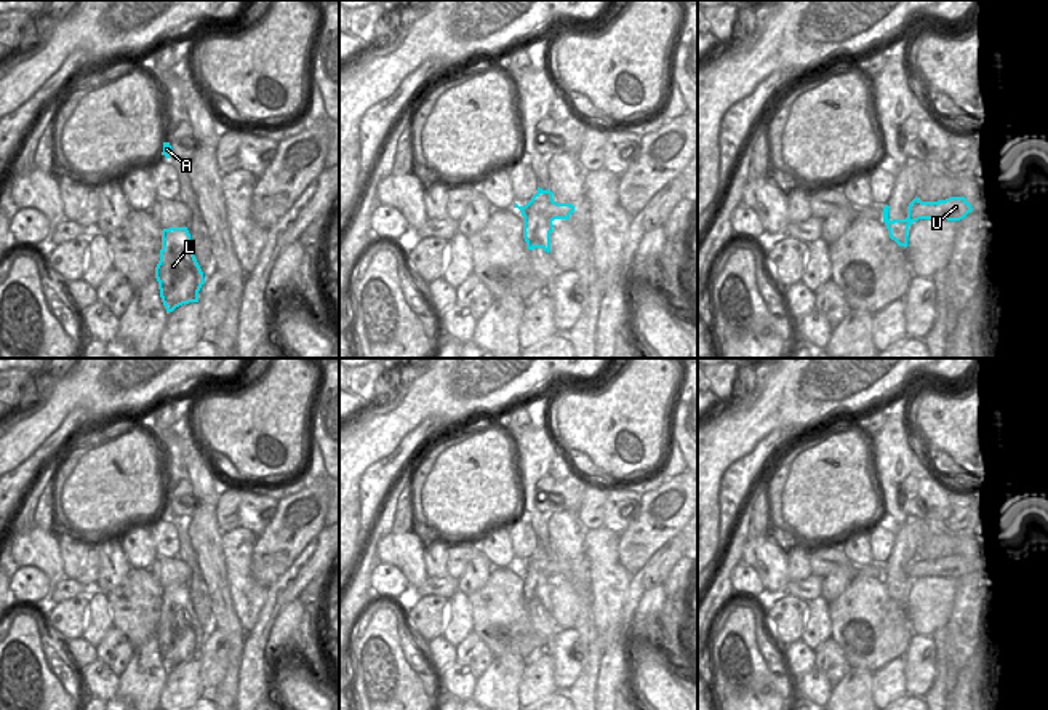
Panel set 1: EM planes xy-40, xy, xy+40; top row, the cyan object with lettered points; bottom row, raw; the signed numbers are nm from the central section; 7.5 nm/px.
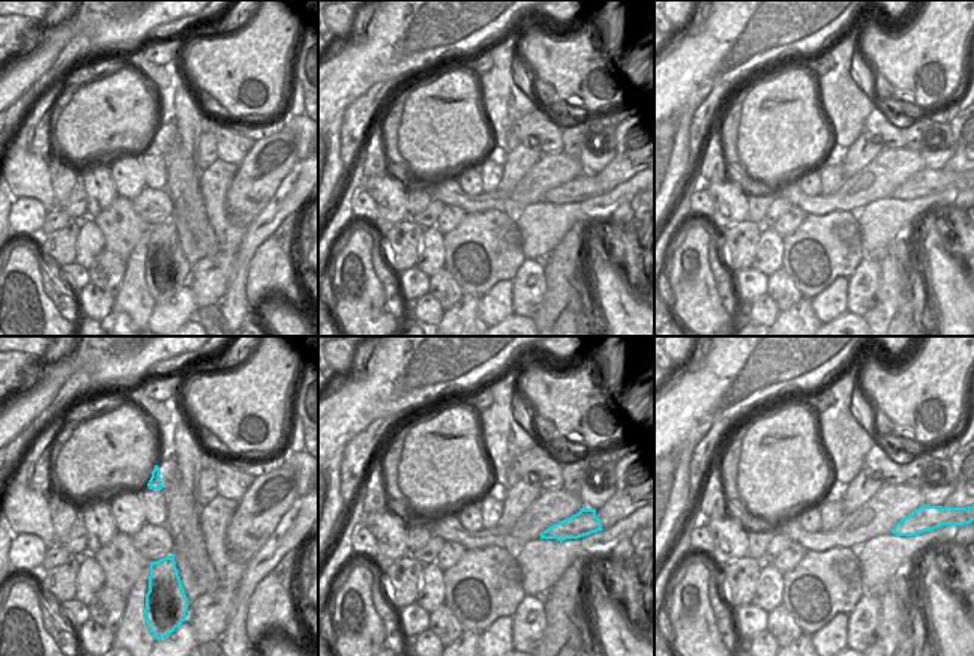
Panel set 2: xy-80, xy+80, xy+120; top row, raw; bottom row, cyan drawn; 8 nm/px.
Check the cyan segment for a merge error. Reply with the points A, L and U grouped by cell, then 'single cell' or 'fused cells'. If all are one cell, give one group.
A L / U | fused cells

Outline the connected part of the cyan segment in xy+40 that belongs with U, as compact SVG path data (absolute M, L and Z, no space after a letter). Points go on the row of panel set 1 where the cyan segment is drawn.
M917 197L907 206L907 219L947 219L960 221L971 211L971 205L965 197L949 197L938 201L922 201Z

